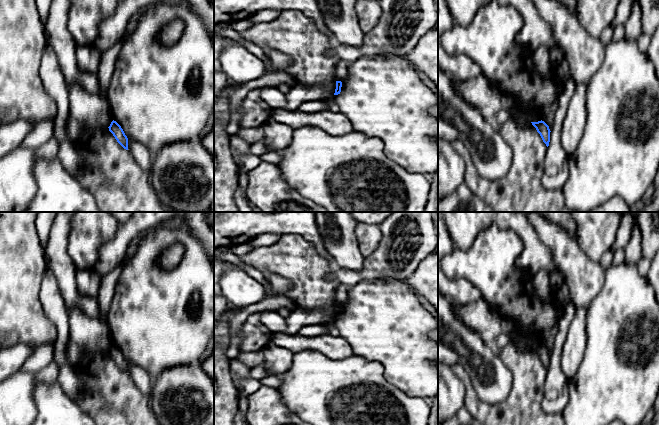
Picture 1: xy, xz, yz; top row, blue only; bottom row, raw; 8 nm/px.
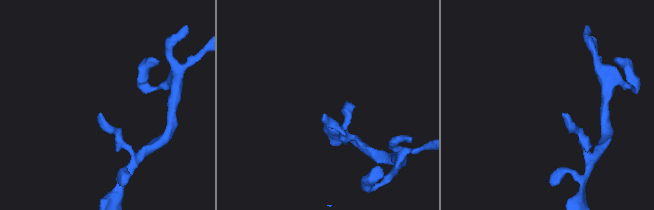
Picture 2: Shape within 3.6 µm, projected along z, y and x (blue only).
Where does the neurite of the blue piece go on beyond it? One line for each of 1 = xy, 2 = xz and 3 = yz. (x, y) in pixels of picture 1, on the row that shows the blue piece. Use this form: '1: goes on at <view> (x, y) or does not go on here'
1: does not go on here
2: does not go on here
3: does not go on here

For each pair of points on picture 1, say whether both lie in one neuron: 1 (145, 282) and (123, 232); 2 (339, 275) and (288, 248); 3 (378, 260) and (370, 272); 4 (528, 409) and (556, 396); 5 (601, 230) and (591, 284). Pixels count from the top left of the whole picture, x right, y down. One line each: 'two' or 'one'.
1: two
2: two
3: one
4: two
5: two

